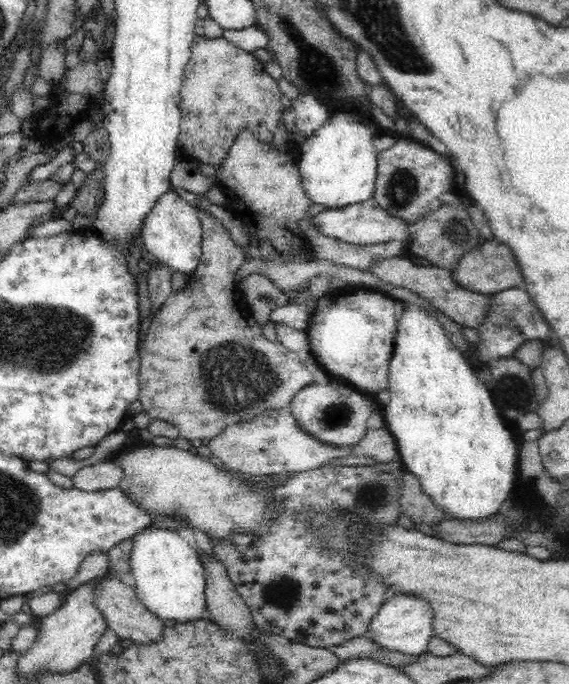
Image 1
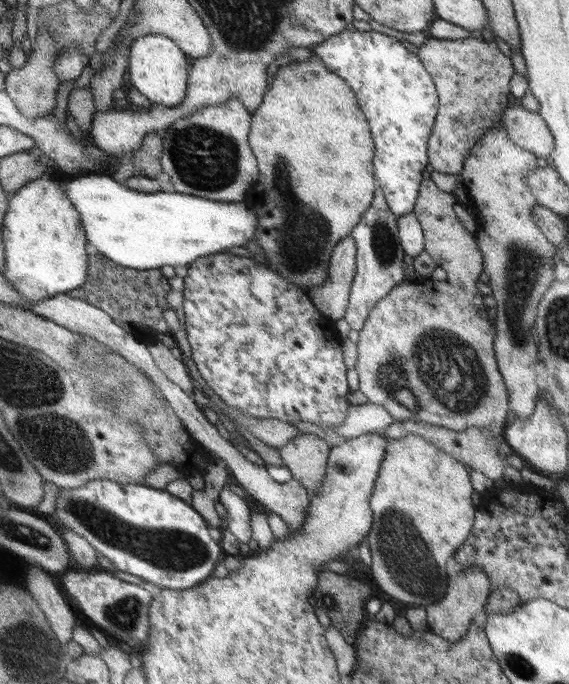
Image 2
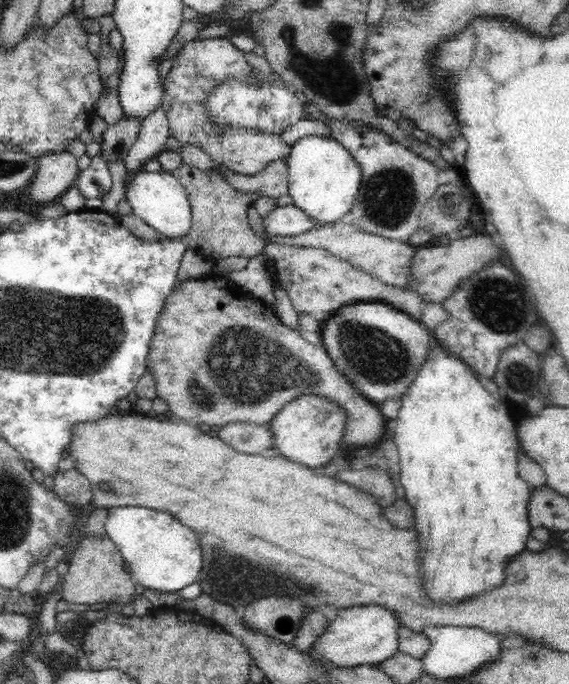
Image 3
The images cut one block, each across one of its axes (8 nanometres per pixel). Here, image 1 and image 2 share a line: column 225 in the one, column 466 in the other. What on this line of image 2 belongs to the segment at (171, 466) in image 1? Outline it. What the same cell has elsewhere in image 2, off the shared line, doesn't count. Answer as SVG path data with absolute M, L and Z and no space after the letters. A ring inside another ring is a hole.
M415 434L390 439L369 500L374 521L365 536L371 557L371 572L366 579L375 582L375 586L400 608L424 608L439 602L445 596L449 583L445 574L445 562L449 556L456 554L474 524L475 508L471 504L471 494L473 490L467 472L454 457Z

